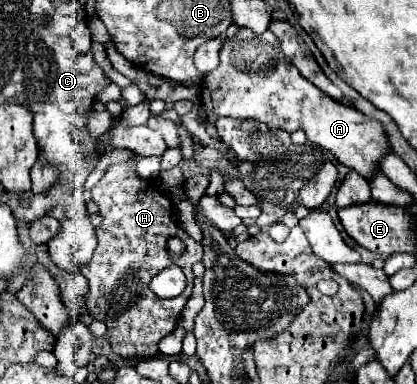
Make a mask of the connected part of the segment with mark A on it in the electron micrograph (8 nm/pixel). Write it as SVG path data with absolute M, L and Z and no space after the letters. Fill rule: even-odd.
M240 28L230 40L224 40L220 56L220 66L214 74L208 74L212 80L204 76L204 82L200 84L202 104L208 104L208 98L212 102L212 108L206 110L206 120L212 126L216 126L218 118L228 116L236 120L264 122L268 128L280 128L290 134L304 130L310 142L332 152L340 164L366 178L372 176L378 168L378 160L390 150L382 124L360 114L354 106L332 100L310 84L284 56L280 42L270 30L254 34L252 30ZM234 70L240 72L240 76L234 76Z

